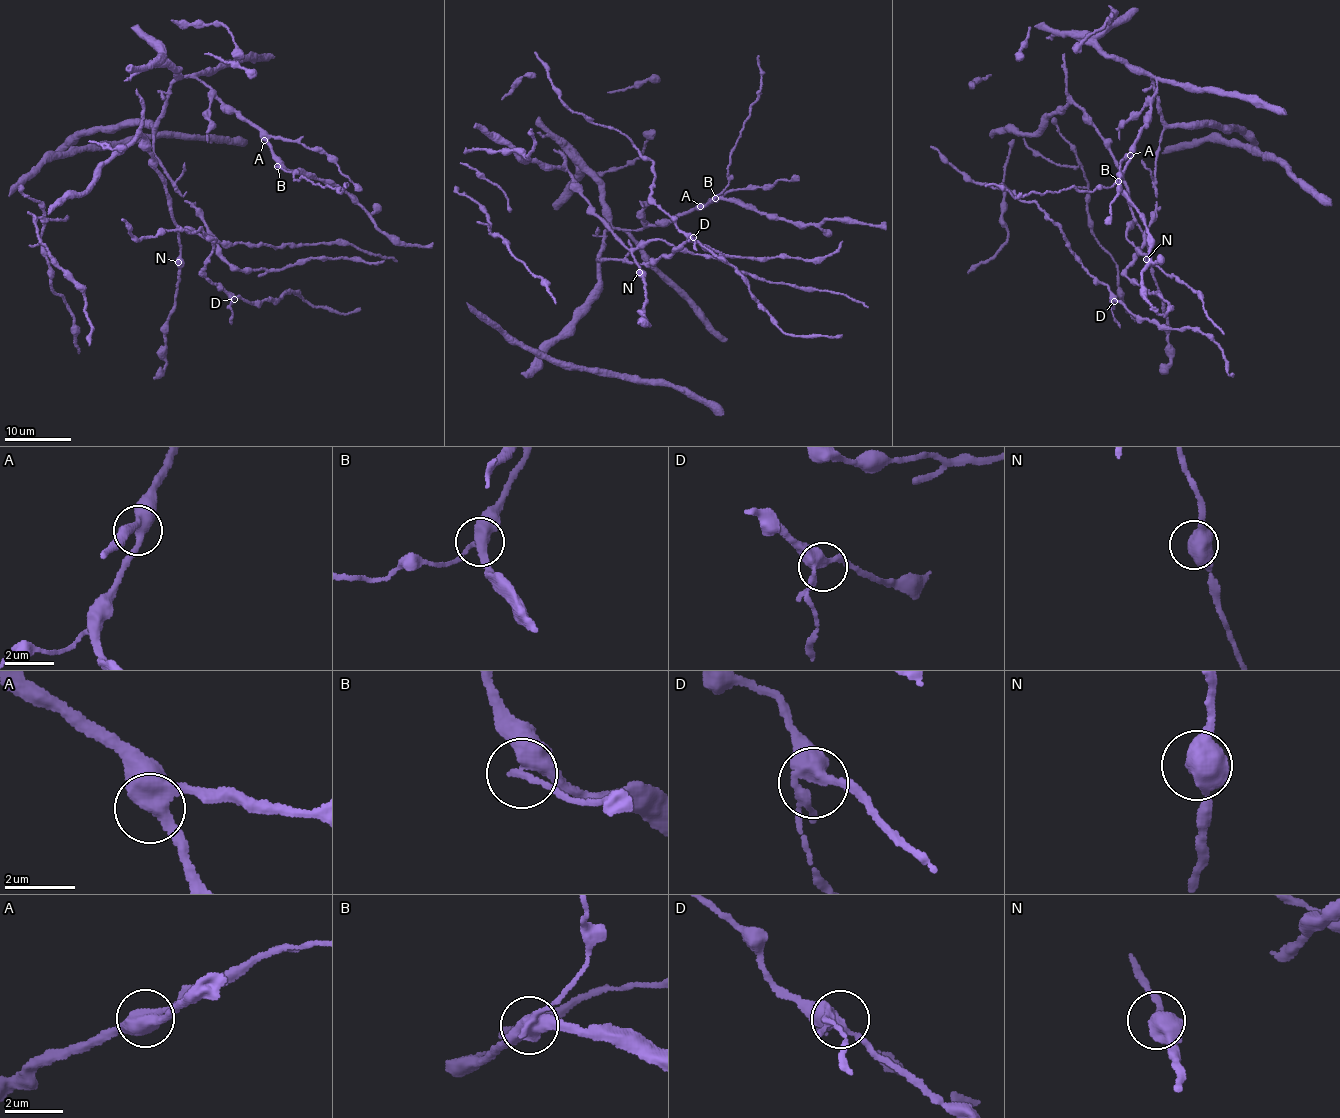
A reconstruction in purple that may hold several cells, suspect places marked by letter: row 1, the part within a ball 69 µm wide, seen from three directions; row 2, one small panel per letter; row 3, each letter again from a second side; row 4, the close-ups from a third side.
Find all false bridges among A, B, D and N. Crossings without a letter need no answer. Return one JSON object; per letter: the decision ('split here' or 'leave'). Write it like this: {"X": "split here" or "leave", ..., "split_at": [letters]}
{"A": "leave", "B": "split here", "D": "leave", "N": "leave", "split_at": ["B"]}

